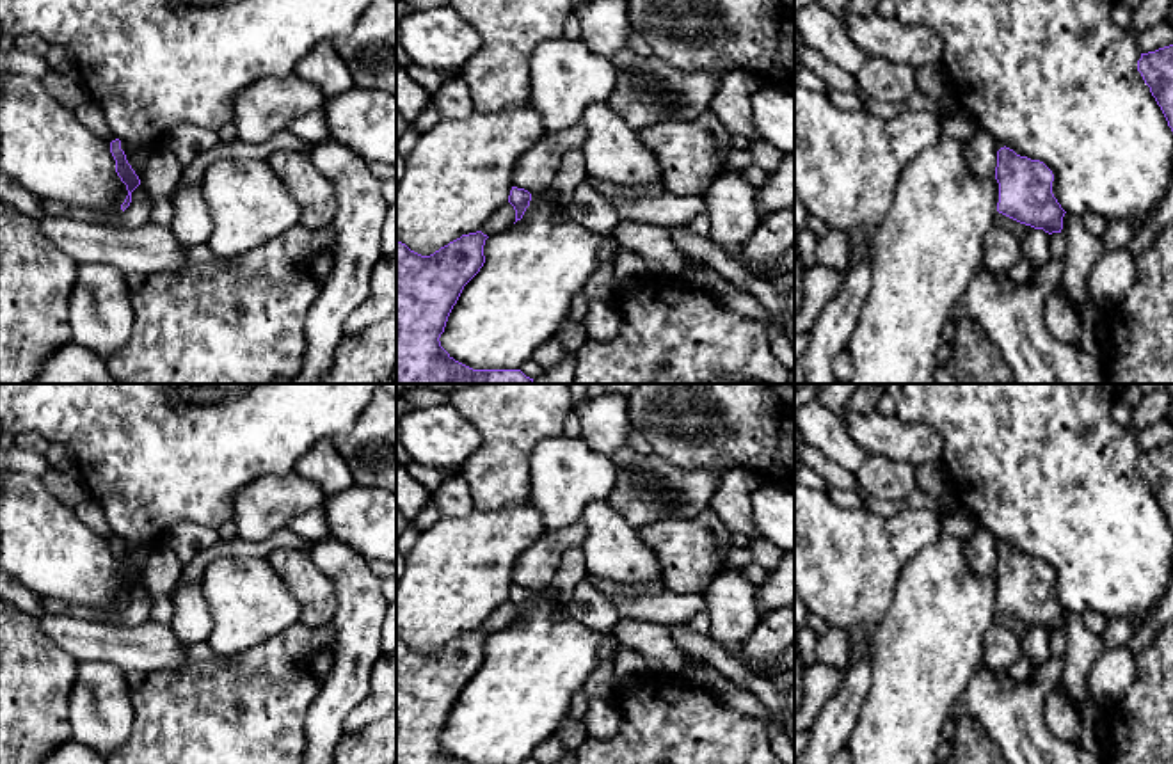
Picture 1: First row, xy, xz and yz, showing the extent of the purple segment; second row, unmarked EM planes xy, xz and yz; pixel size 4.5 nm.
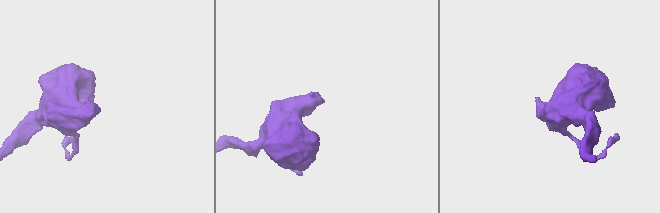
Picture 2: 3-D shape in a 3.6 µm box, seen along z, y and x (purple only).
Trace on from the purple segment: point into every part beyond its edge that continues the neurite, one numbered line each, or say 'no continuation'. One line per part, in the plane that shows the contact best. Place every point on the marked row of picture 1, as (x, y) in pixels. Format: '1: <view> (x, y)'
no continuation

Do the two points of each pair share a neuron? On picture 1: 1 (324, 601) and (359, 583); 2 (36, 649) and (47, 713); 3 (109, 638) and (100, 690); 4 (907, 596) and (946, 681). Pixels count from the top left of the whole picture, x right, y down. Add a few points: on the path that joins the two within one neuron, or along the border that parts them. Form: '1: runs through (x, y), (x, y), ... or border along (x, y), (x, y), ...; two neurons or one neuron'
1: border along (311, 560), (333, 585), (336, 599), (333, 620); two neurons
2: runs through (36, 665), (36, 697); one neuron
3: border along (79, 661), (112, 663), (125, 674); two neurons
4: runs through (928, 617), (930, 660); one neuron

